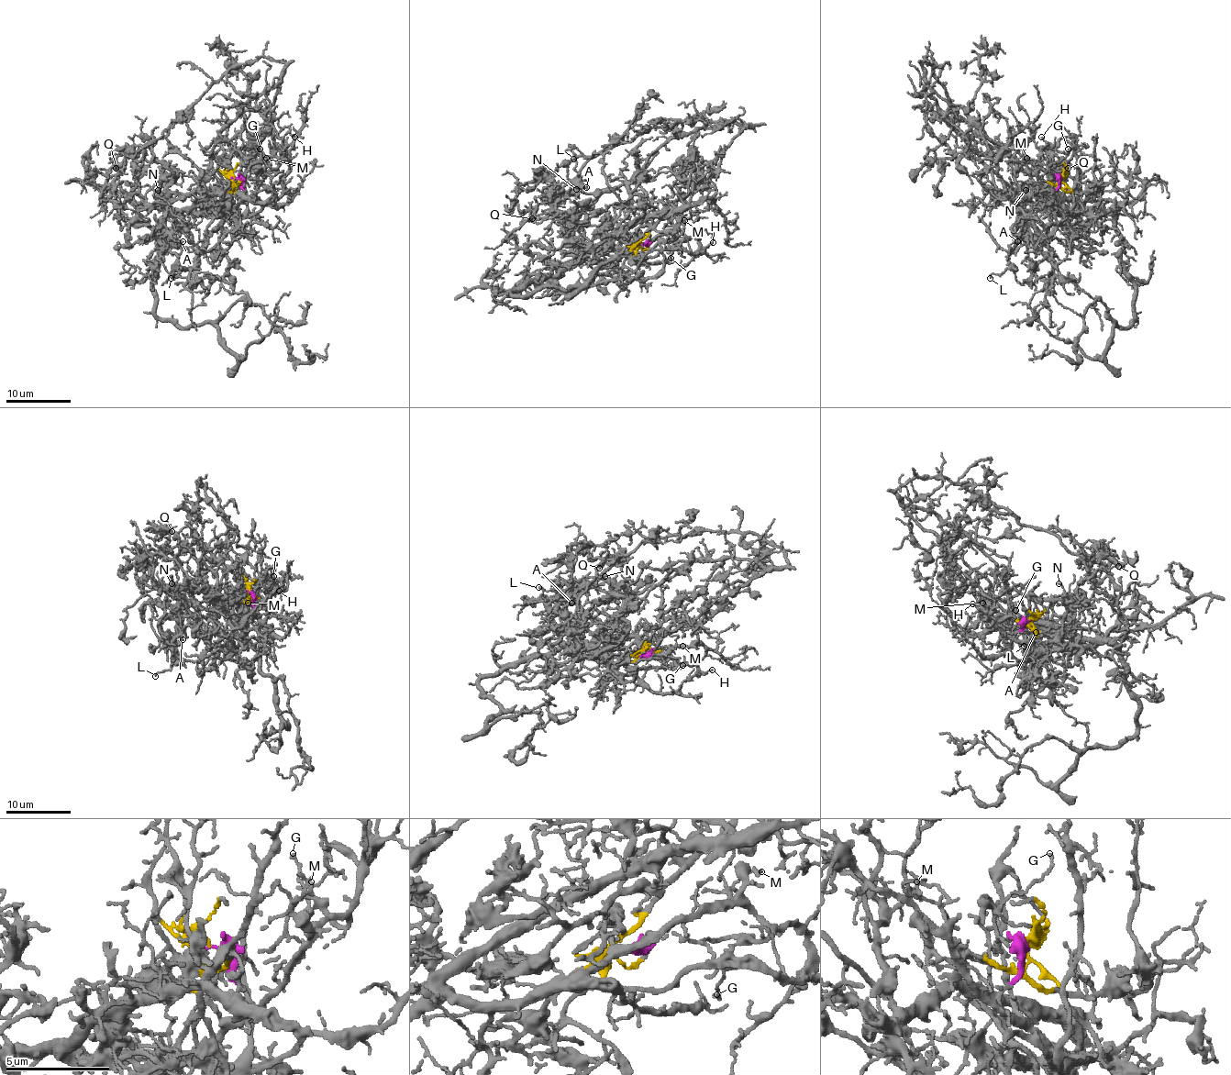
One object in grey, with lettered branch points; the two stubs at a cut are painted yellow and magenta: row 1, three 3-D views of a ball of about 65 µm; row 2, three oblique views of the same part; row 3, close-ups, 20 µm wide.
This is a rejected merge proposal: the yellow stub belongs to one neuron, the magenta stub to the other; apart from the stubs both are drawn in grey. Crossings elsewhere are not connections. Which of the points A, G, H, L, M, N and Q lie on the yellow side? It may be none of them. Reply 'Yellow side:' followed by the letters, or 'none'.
Yellow side: A, L, N, Q

